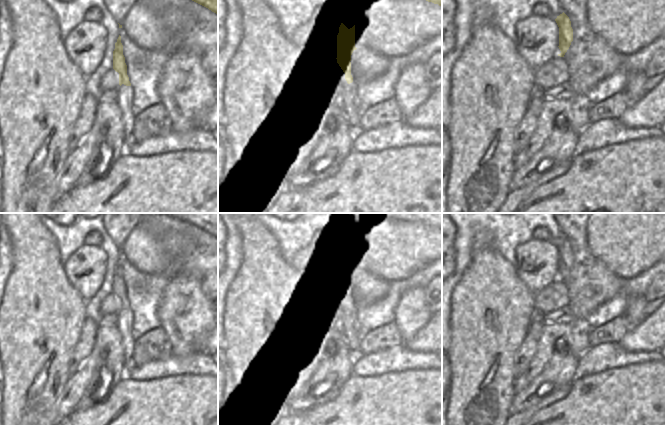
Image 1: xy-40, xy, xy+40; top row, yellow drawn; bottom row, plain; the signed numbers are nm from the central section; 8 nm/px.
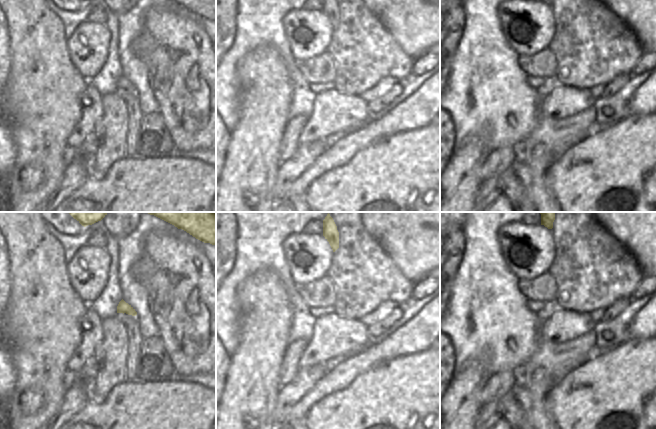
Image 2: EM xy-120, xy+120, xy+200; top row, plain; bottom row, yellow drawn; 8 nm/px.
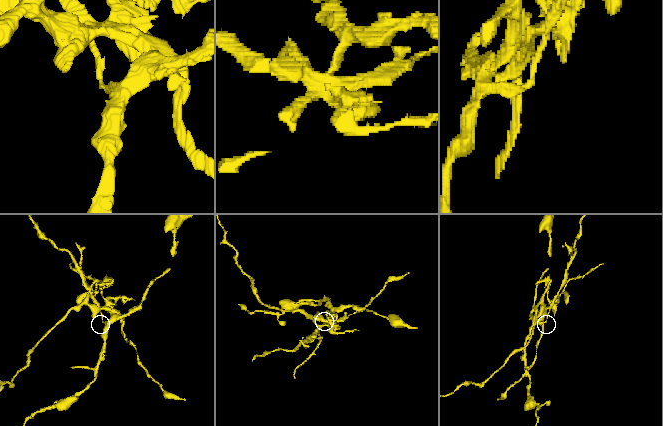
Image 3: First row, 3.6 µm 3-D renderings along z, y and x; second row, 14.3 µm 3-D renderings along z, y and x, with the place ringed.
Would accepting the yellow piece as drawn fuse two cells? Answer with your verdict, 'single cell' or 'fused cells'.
fused cells

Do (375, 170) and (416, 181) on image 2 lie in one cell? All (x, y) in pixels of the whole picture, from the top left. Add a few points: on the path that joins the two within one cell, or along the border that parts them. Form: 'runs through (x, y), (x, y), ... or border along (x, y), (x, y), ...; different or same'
runs through (385, 180), (406, 181); same

